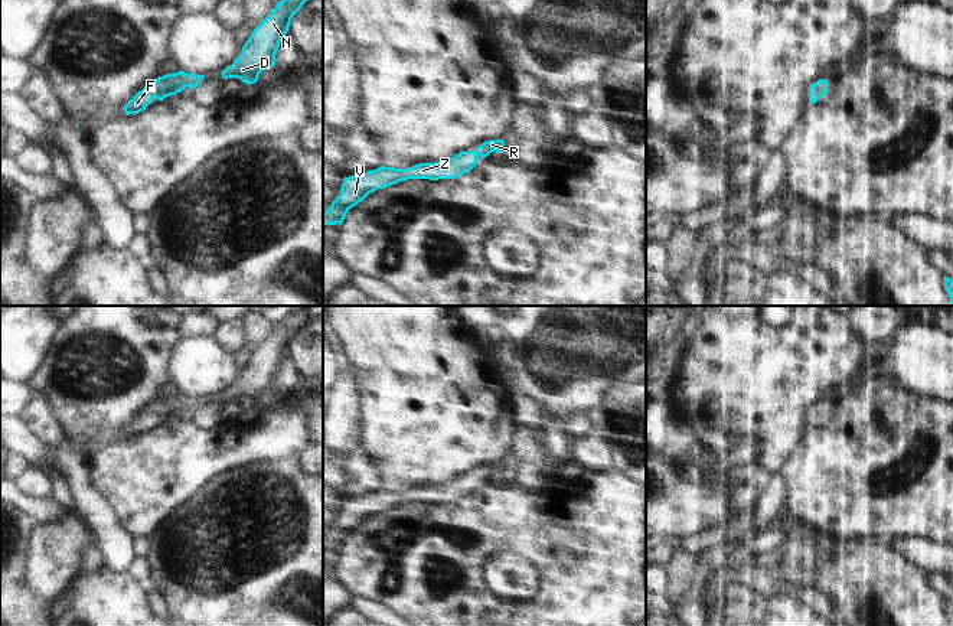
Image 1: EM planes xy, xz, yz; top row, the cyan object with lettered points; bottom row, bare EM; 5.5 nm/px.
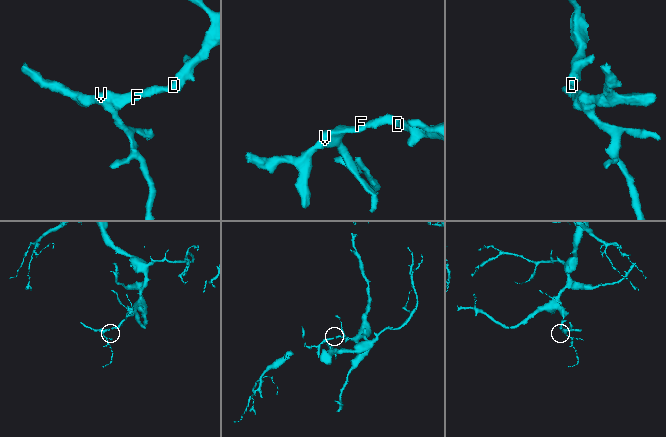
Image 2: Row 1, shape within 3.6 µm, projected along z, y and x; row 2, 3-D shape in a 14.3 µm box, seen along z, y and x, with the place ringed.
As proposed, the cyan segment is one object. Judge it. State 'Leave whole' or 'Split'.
Leave whole.

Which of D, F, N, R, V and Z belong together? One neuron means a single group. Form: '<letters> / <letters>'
D F N R V Z

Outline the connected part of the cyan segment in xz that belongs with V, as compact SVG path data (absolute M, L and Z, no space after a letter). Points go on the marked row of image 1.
M489 140L476 147L474 151L460 151L451 159L435 163L420 163L408 169L395 169L381 166L366 173L345 177L340 195L332 202L323 213L323 225L336 225L343 222L346 213L362 202L369 193L388 188L408 179L456 179L469 173L477 163L477 157L487 157L492 151L502 153L505 141Z

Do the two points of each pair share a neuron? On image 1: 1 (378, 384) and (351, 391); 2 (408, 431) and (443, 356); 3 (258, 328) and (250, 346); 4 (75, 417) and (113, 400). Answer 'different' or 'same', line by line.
1: different
2: same
3: same
4: same

